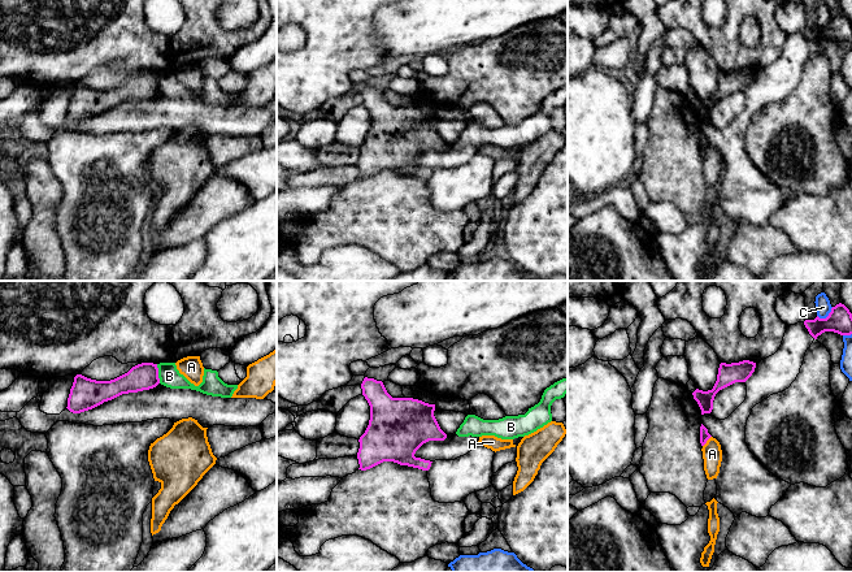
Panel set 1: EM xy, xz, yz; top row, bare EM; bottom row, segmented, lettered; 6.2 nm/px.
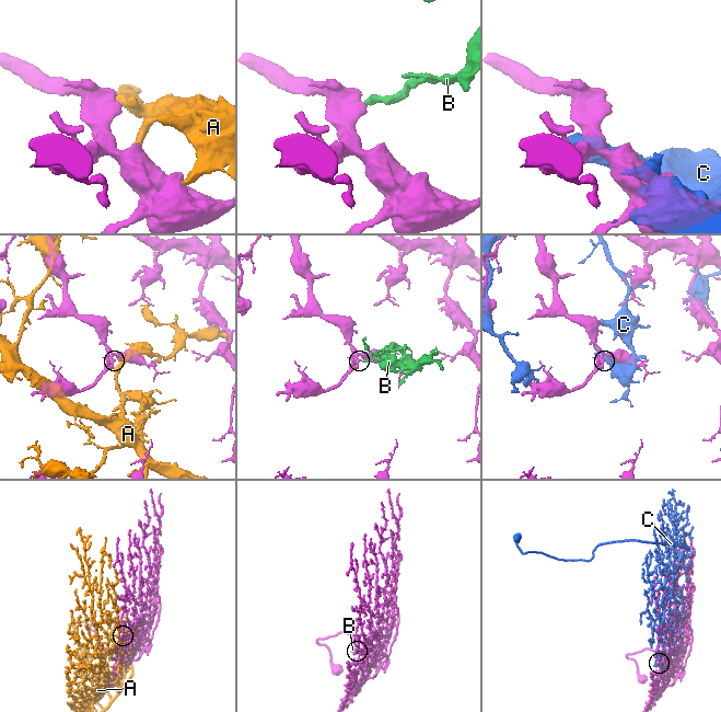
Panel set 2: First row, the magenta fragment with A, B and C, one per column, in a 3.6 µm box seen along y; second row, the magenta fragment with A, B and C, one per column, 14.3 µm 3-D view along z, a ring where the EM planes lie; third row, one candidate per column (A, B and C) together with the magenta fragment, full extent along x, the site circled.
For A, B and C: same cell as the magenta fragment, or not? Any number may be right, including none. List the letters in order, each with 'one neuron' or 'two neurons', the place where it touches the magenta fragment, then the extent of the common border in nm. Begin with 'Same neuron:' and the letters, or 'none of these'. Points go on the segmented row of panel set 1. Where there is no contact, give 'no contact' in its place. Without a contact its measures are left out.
Same neuron: none of these
A: two neurons | yz (707, 440) | 90 nm
B: two neurons | xy (157, 373) | 120 nm
C: two neurons | yz (827, 316) | 120 nm

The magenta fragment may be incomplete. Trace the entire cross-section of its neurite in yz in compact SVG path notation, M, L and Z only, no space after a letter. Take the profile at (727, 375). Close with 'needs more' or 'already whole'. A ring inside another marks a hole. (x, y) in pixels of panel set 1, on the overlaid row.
M749 360L731 364L721 363L718 368L717 381L713 389L708 391L696 389L692 393L694 399L697 402L701 410L701 415L712 412L714 396L720 390L735 382L746 382L755 372L755 368L756 363Z; already whole

